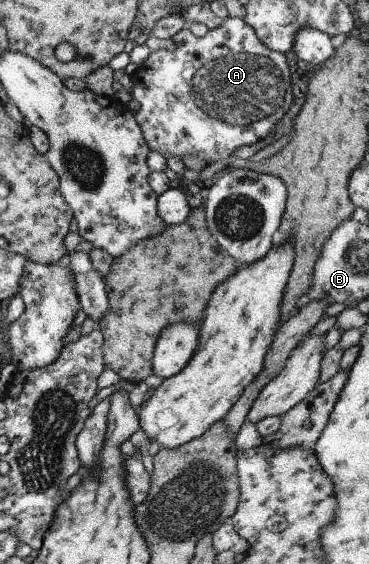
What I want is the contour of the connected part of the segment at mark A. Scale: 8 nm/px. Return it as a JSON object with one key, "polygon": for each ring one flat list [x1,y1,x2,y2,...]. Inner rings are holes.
{"polygon":[[228,17,224,19,223,24,220,24,216,29,210,29,202,38,196,38,196,36,193,36,189,32,188,28,183,28,170,39,174,42,174,50,160,48,156,52,149,52,146,60,138,65,137,69,131,75,136,85,132,87,130,94,132,100,137,104,137,112,132,114,137,121,143,140,146,142,149,151,154,150,165,159,168,157,167,154,178,157,181,157,183,154,191,154,197,159,206,161,207,164,212,164,219,159,229,157,240,146,254,144,262,140,275,124,279,122,281,117,286,114,290,105,292,105,293,96,289,72,290,67,292,67,292,59,290,56,284,56,281,53,269,50,264,43,258,41,254,30,250,26,247,26,240,18]]}

